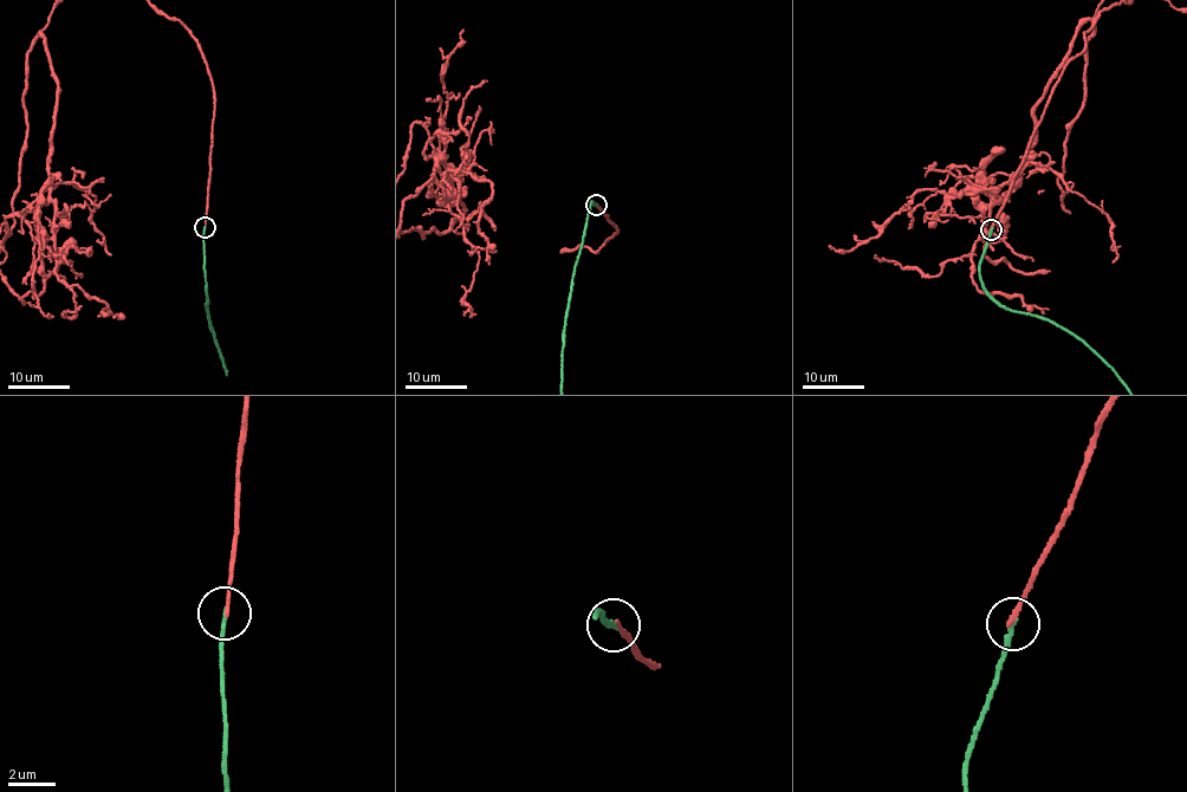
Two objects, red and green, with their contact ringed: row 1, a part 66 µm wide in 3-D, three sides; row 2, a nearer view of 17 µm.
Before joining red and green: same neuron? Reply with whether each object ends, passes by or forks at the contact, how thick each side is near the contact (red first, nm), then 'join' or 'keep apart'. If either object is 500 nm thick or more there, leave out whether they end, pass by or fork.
red ends there; green ends there; 180 nm thick on the red side, 170 nm on the other; join

